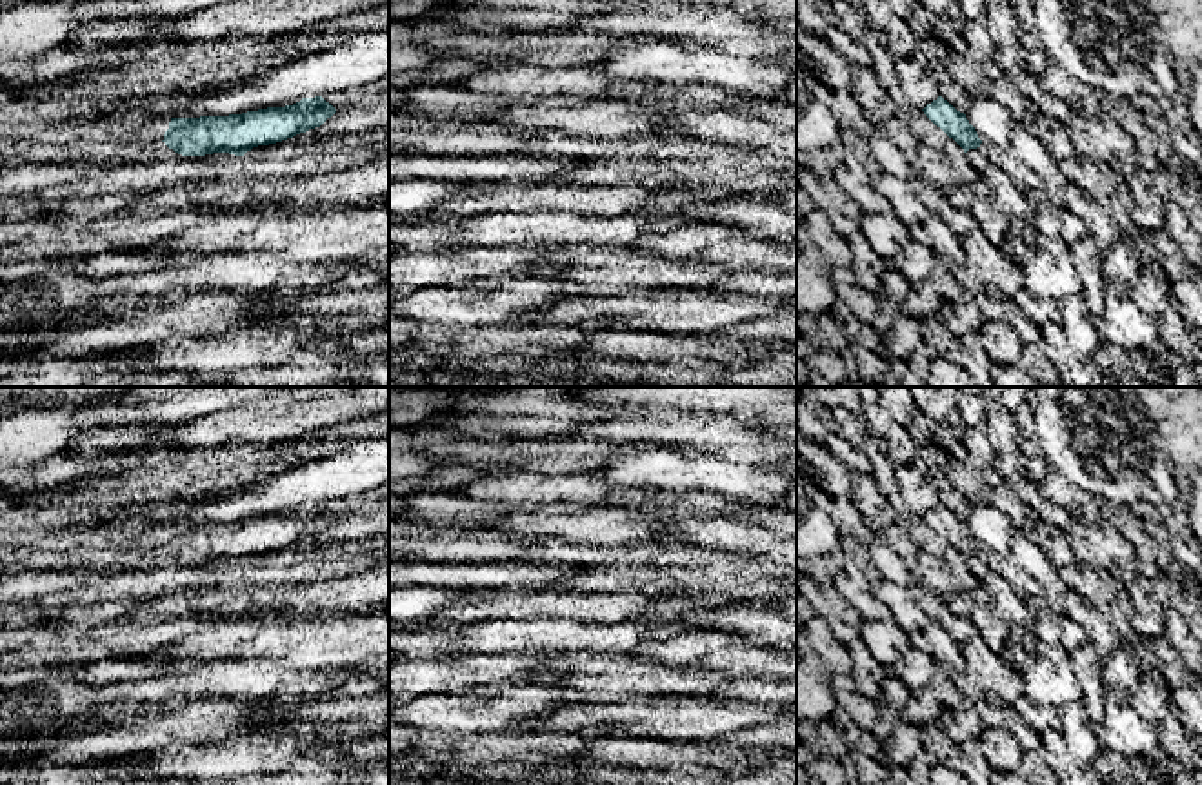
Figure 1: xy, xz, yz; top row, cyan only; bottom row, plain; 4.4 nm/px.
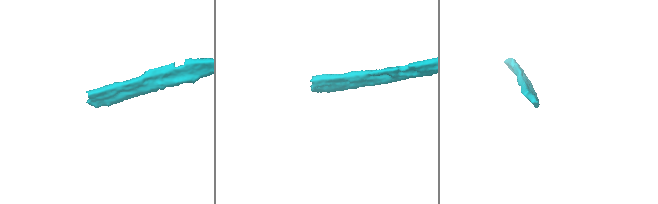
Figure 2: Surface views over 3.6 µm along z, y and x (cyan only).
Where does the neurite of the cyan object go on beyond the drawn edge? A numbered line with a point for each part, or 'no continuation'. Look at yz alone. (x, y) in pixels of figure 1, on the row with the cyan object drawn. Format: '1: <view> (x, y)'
1: yz (975, 157)

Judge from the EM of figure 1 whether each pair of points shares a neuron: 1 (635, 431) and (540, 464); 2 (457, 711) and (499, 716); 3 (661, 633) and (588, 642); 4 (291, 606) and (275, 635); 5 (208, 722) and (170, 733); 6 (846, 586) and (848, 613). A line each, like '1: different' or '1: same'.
1: different
2: same
3: same
4: different
5: same
6: different

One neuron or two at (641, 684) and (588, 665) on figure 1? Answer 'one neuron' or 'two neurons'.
one neuron

